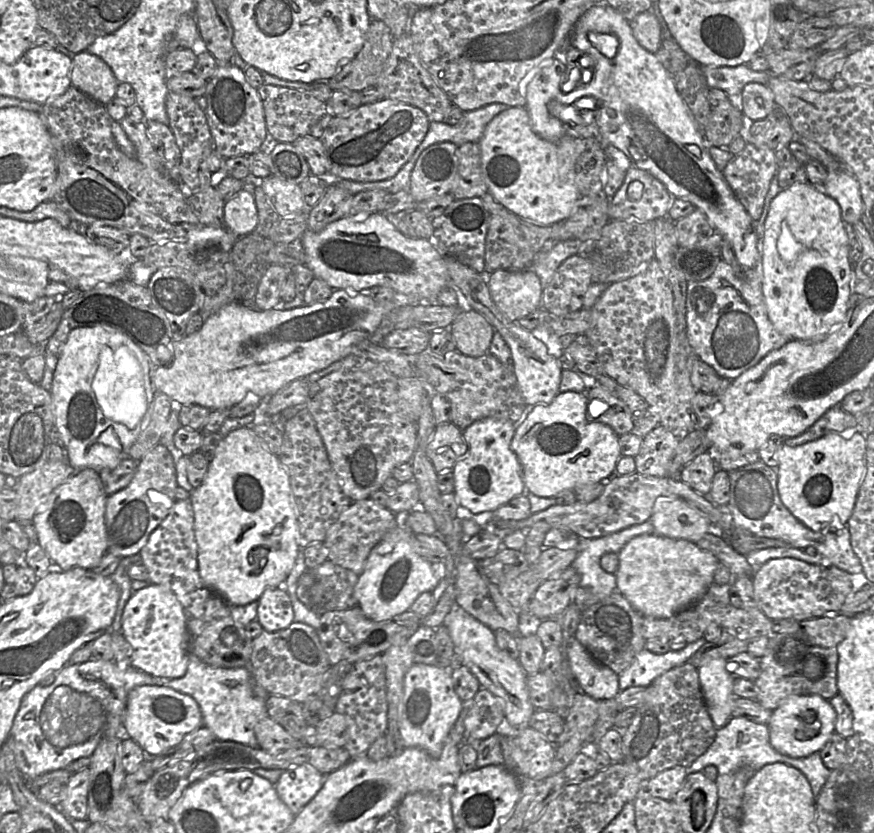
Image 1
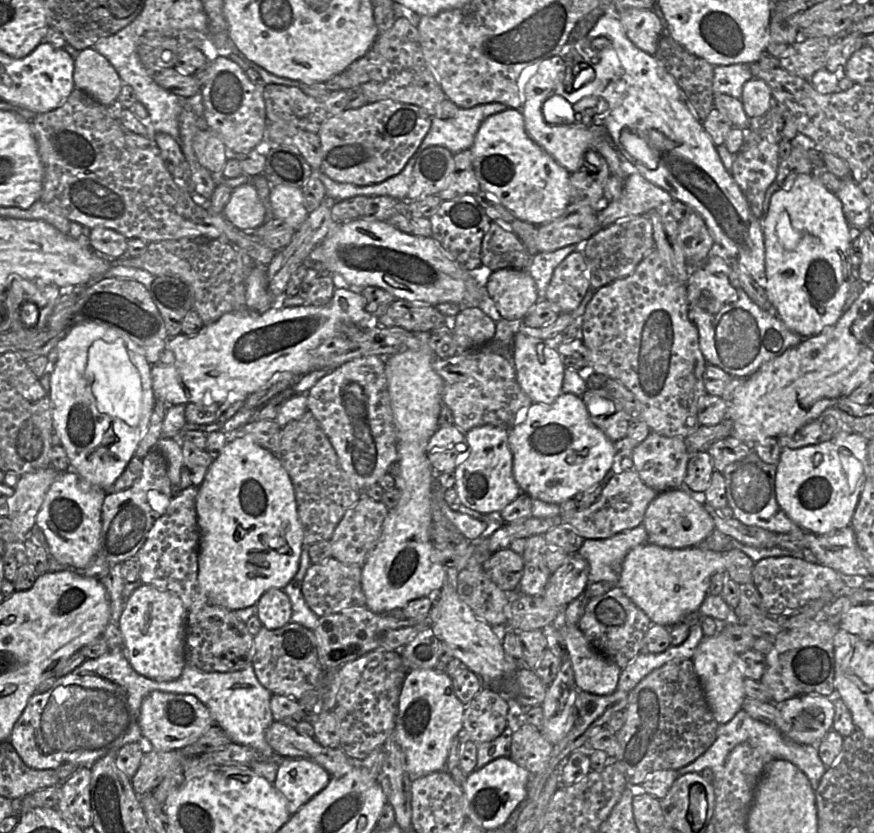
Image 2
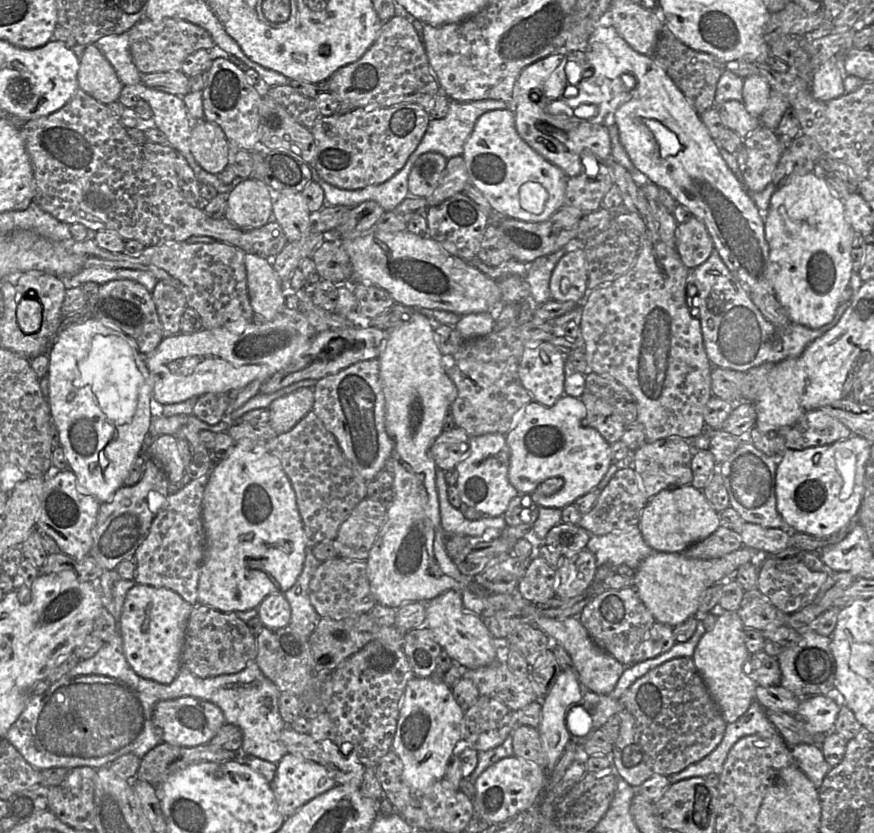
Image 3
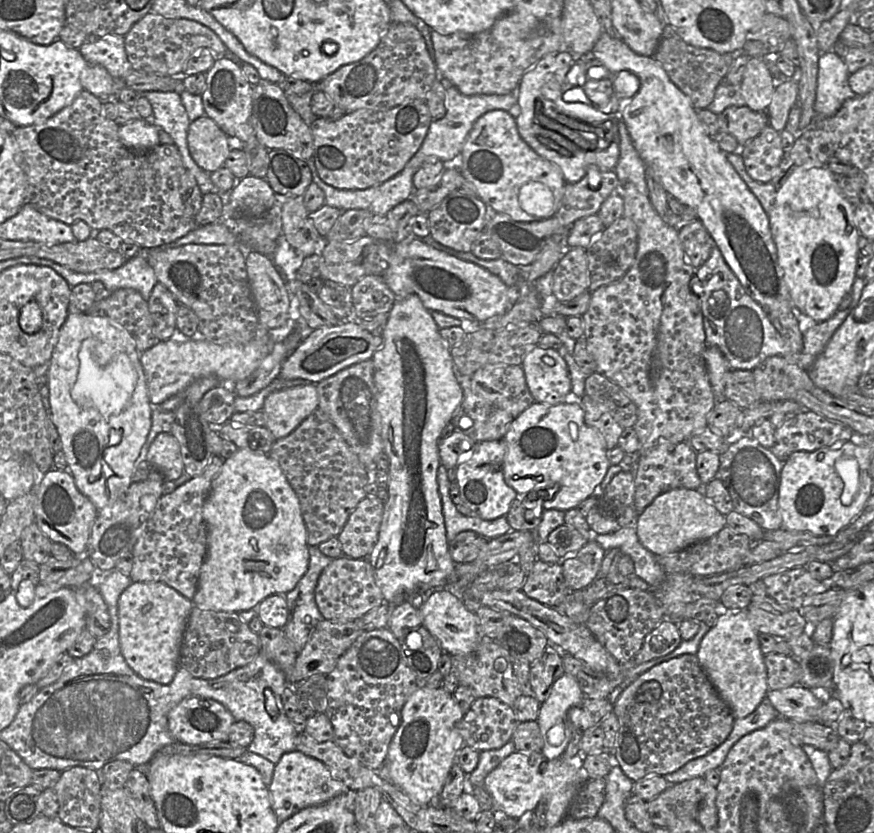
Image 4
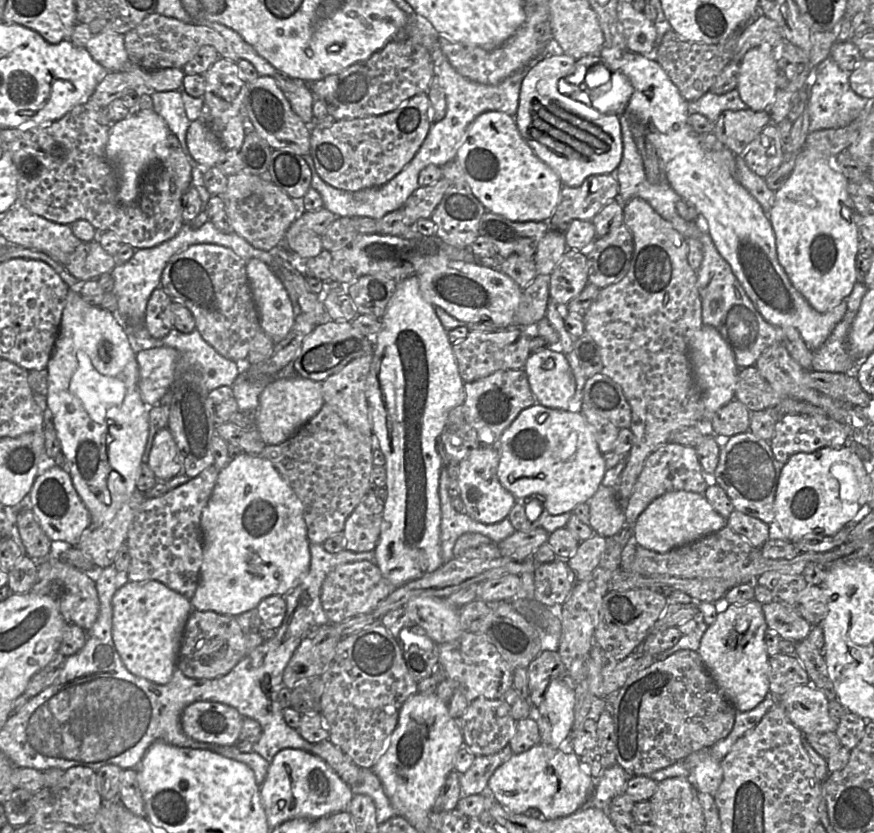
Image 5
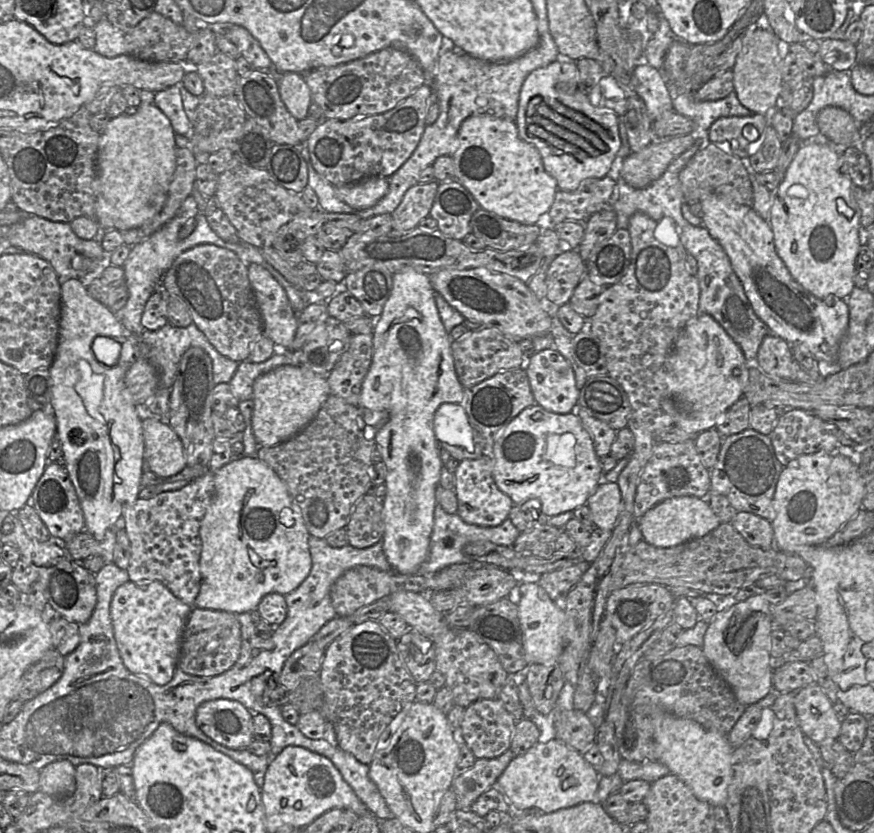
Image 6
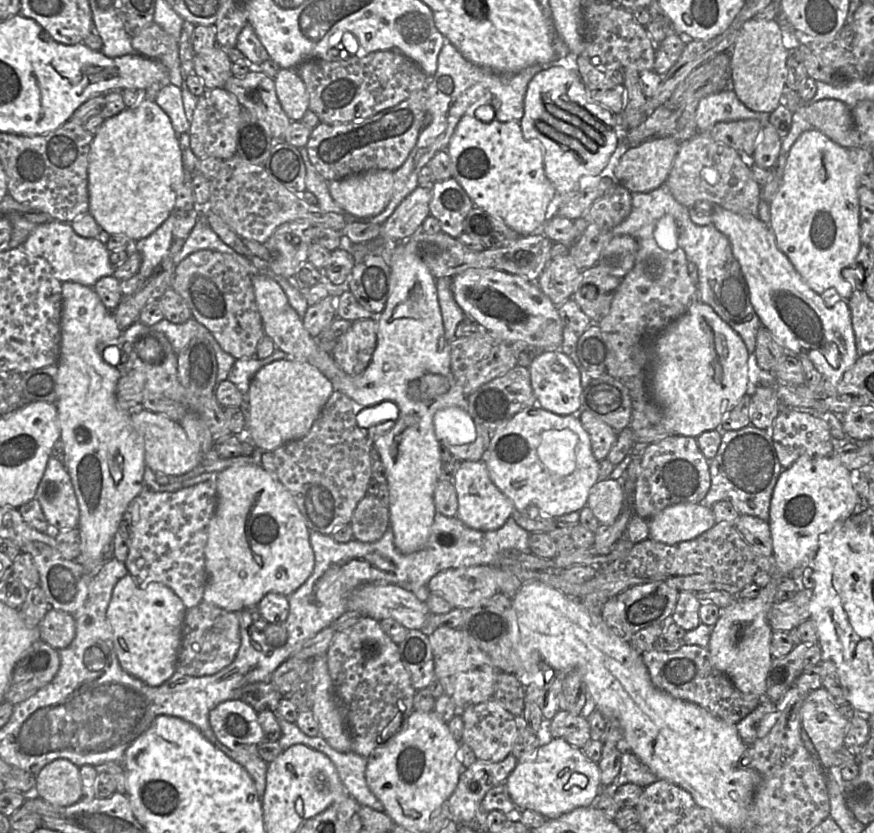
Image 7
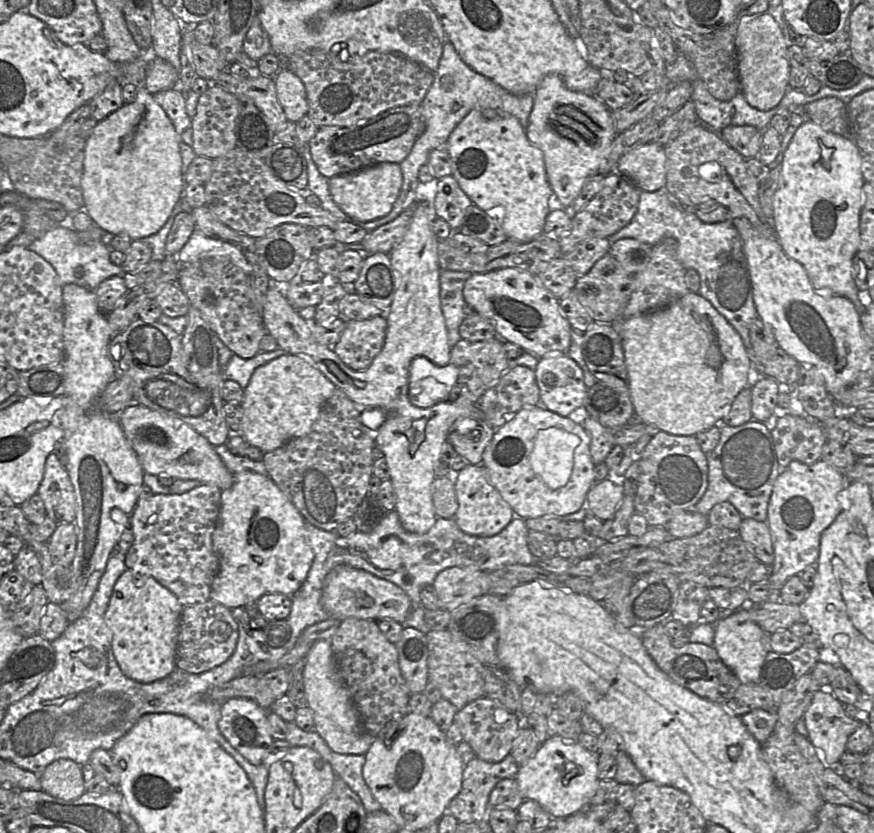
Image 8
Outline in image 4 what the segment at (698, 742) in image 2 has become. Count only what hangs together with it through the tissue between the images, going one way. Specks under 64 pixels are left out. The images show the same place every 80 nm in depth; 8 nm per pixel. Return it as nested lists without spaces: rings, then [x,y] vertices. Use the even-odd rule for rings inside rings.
[[[683,654],[659,663],[639,675],[622,691],[614,703],[613,711],[619,721],[619,731],[611,755],[633,782],[648,776],[672,773],[689,761],[710,753],[726,740],[735,720],[730,707],[719,696],[697,656],[692,654]]]

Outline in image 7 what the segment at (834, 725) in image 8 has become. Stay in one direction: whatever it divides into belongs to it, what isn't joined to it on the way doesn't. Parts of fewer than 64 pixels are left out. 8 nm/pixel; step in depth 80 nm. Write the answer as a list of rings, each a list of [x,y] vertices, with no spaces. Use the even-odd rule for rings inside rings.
[[[819,688],[808,693],[801,711],[801,728],[807,733],[817,753],[819,764],[823,769],[833,766],[834,754],[844,746],[849,720],[838,711],[826,689]]]

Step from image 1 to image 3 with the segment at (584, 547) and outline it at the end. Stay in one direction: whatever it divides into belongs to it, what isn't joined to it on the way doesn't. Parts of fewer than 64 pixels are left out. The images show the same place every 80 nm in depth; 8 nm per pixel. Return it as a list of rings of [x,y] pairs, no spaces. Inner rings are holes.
[[[638,525],[606,535],[591,535],[586,548],[595,555],[598,567],[611,564],[615,572],[621,564],[636,570],[645,558],[655,552],[645,542]]]

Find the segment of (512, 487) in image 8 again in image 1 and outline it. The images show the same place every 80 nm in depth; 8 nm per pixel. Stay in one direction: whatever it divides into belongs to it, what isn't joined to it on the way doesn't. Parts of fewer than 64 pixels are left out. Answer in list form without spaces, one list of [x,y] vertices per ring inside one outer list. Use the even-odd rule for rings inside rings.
[[[560,392],[550,404],[529,407],[524,419],[516,425],[511,448],[522,466],[526,491],[539,497],[554,498],[563,490],[573,490],[583,484],[599,483],[613,475],[617,461],[622,456],[619,436],[608,425],[593,422],[587,413],[589,402],[584,392]]]

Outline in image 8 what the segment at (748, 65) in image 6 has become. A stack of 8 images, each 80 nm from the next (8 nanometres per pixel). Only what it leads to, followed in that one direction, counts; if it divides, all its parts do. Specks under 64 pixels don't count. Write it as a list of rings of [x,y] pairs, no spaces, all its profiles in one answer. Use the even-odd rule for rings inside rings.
[[[769,13],[745,16],[735,35],[740,92],[748,104],[761,111],[776,107],[787,91],[789,82],[788,47],[784,35]]]

